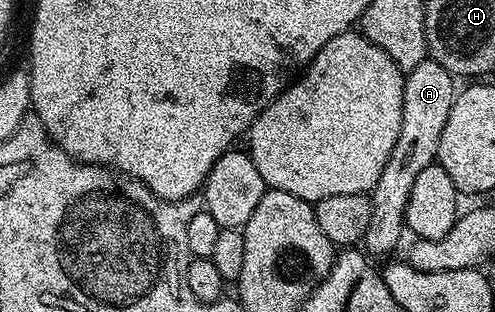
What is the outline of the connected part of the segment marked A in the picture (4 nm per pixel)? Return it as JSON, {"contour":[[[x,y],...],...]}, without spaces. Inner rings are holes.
{"contour":[[[422,60],[420,66],[405,73],[405,77],[404,118],[400,118],[400,134],[396,138],[396,146],[392,146],[388,166],[384,166],[380,174],[380,182],[376,182],[373,192],[369,193],[370,221],[364,237],[364,251],[370,258],[386,256],[389,252],[391,255],[397,249],[406,222],[412,182],[416,182],[416,174],[423,172],[424,166],[437,161],[440,134],[444,134],[444,122],[448,122],[456,95],[455,77],[435,60]]]}

